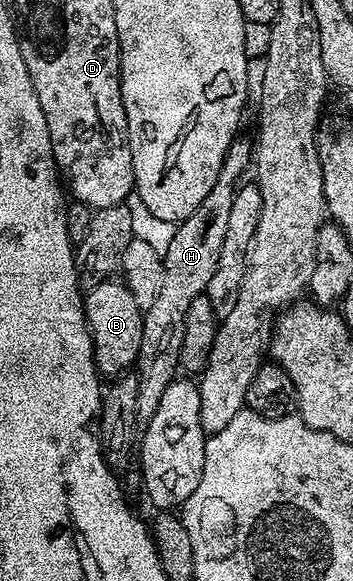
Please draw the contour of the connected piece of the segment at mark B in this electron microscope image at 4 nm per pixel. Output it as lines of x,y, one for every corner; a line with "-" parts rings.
119,279
97,281
86,290
83,310
91,329
91,341
95,344
96,369
107,379
128,372
139,359
144,314
144,310
137,307
137,299
133,299
133,291

